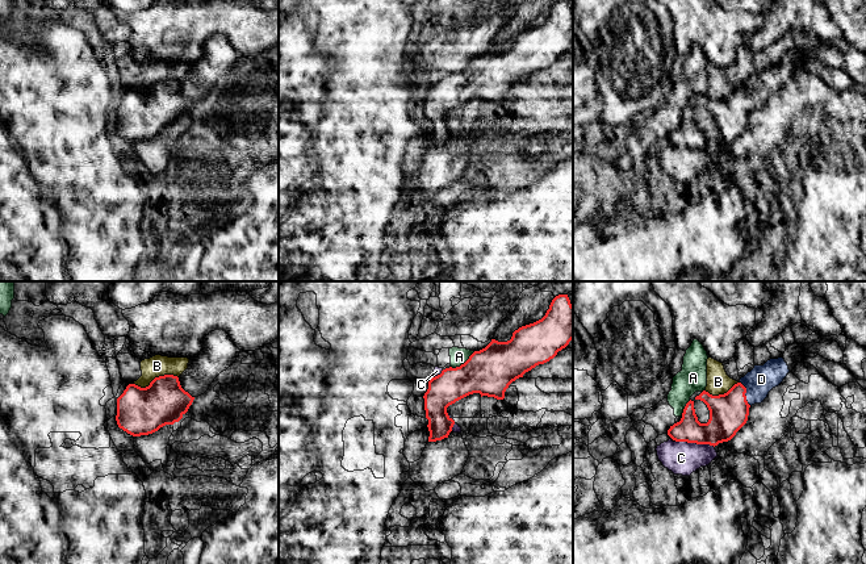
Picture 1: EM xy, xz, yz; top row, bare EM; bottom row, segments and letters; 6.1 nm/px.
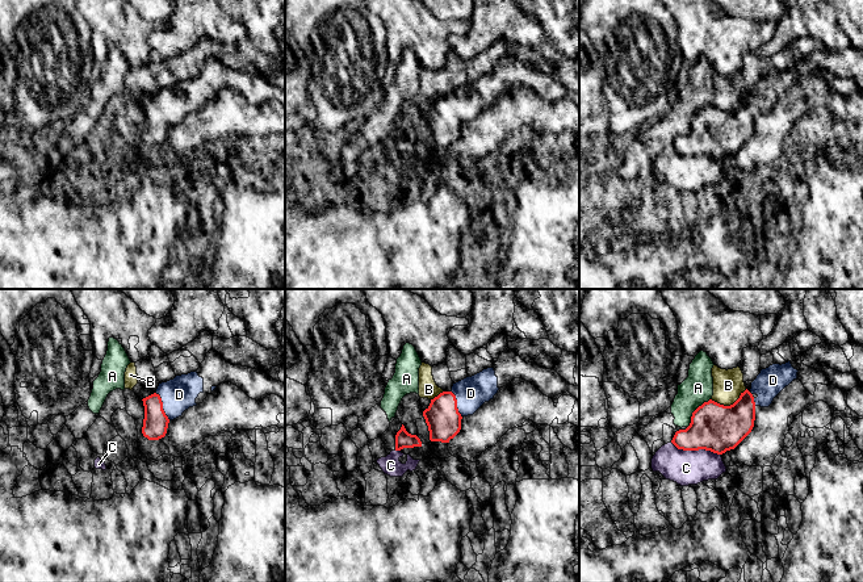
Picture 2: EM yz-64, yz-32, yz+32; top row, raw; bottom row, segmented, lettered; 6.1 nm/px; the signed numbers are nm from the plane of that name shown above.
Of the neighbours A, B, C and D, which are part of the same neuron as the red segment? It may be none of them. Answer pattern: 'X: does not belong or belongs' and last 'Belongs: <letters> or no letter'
A: does not belong
B: does not belong
C: does not belong
D: belongs
Belongs: D

